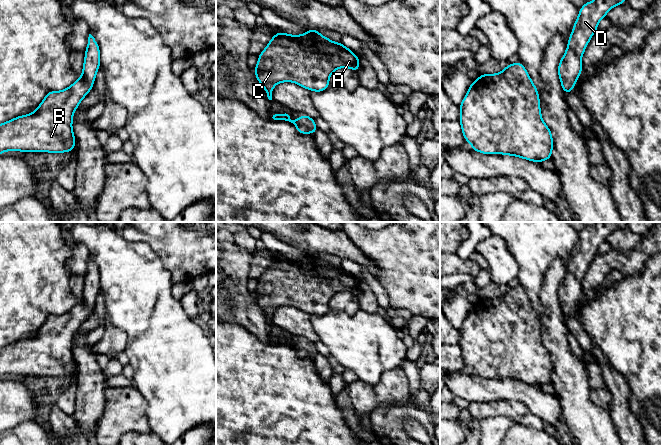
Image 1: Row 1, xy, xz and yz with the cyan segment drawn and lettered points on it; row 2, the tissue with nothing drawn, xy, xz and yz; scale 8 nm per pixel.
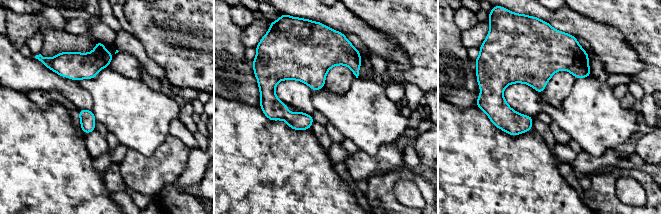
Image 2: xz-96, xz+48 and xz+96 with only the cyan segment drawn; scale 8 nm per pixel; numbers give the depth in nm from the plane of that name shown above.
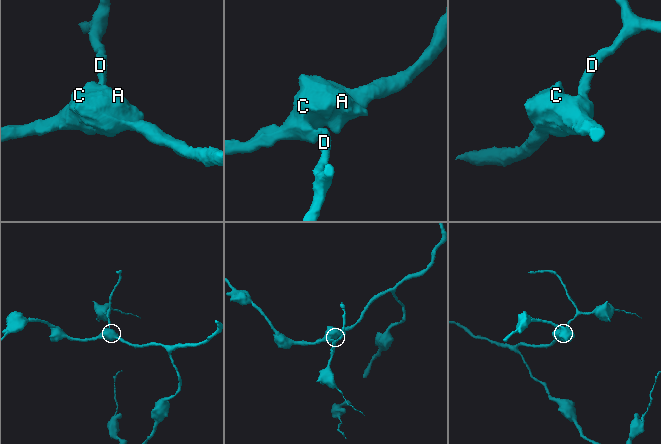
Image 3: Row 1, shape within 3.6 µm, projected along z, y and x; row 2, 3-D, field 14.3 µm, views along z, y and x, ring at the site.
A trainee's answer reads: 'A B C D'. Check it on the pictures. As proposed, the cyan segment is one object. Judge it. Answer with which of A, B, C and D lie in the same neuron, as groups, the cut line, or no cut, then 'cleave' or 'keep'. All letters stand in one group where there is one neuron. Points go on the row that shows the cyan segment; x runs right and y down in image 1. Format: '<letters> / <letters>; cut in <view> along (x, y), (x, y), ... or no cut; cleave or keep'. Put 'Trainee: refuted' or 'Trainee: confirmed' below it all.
A B C D; no cut; keep
Trainee: confirmed

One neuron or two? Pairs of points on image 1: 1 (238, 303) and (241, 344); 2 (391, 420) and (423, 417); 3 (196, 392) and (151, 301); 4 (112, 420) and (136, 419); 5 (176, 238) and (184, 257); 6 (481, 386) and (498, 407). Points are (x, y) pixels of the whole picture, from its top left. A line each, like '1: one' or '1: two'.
1: two
2: one
3: one
4: one
5: one
6: two

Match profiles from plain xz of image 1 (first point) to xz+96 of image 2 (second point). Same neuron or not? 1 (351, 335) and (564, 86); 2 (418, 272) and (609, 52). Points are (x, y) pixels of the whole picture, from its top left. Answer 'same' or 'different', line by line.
1: different
2: different

